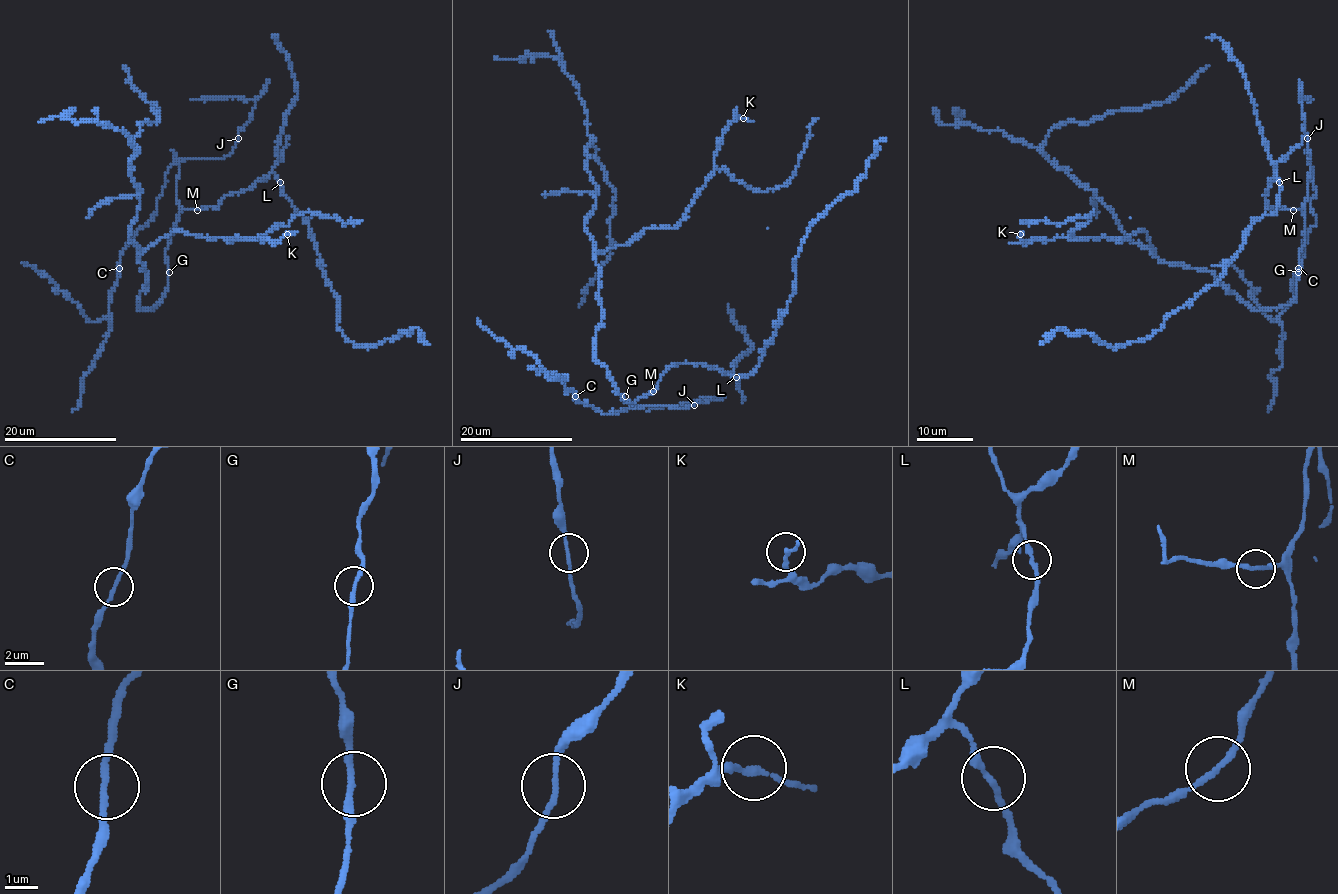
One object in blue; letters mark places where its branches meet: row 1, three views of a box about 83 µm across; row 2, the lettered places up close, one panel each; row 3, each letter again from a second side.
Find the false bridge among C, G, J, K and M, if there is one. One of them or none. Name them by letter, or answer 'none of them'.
none of them

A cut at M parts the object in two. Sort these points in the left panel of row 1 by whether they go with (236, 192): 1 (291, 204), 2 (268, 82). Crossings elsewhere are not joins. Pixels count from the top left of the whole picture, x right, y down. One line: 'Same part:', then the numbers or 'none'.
Same part: 1

